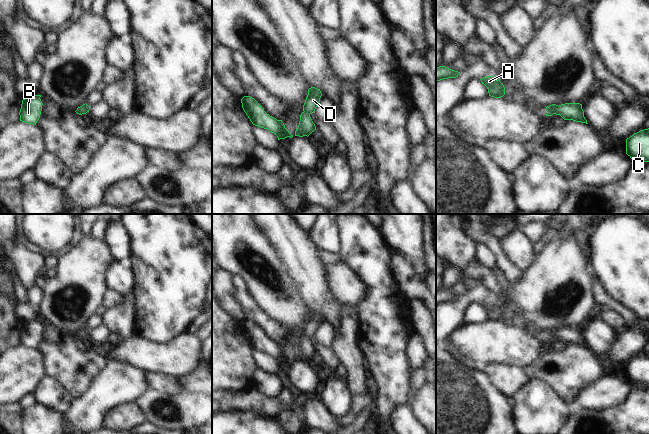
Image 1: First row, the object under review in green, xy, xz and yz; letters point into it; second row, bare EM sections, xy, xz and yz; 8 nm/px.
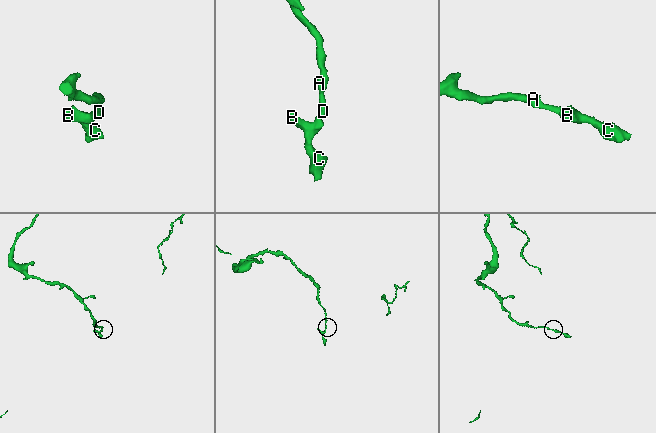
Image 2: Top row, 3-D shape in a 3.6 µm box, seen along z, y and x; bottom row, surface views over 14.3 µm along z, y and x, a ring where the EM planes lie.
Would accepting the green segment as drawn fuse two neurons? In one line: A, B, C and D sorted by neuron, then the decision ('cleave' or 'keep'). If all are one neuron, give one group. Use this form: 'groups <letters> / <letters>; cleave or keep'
groups A B C D; keep

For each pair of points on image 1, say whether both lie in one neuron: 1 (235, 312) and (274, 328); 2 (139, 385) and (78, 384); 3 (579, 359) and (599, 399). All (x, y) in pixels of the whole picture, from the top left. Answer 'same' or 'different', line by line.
1: different
2: different
3: different

